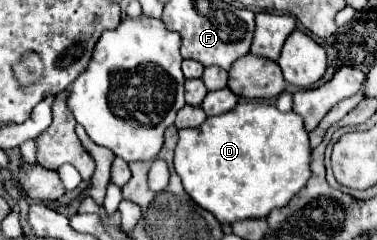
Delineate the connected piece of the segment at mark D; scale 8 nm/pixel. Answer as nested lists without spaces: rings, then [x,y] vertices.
[[[238,103],[232,111],[208,117],[198,129],[180,129],[174,151],[174,171],[180,175],[184,191],[220,223],[266,217],[272,209],[284,207],[310,177],[310,143],[302,117],[282,113],[266,103]]]

